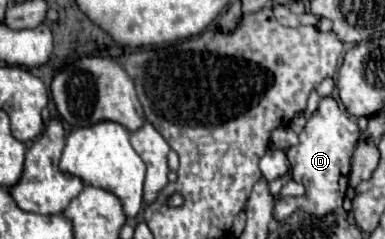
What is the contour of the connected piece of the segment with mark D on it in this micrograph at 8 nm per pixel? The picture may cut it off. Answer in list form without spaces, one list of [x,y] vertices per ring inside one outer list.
[[[326,97],[320,101],[320,107],[308,119],[304,131],[300,133],[300,143],[286,151],[290,167],[292,167],[292,177],[294,181],[306,187],[306,193],[302,197],[278,199],[274,207],[274,217],[278,223],[284,223],[296,211],[322,217],[342,207],[346,187],[348,187],[348,173],[342,171],[342,165],[344,167],[350,165],[359,137],[360,129],[354,117],[340,109],[332,97]]]

